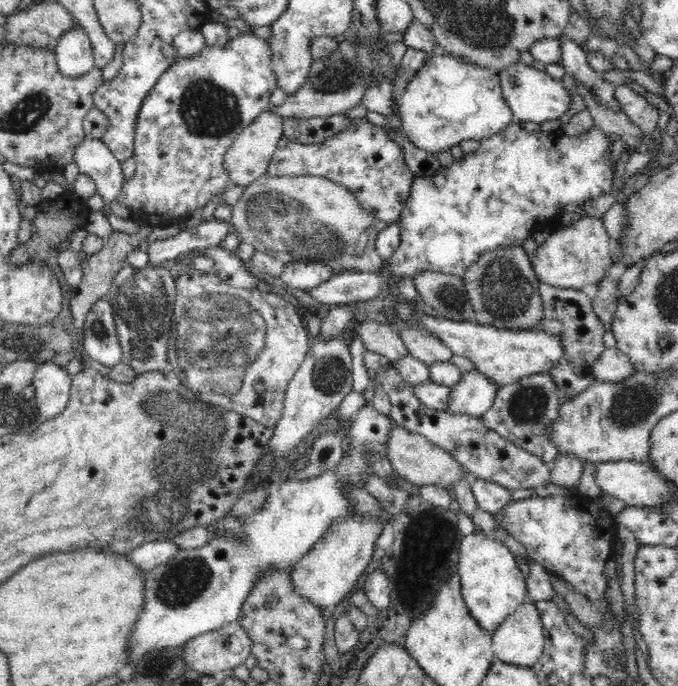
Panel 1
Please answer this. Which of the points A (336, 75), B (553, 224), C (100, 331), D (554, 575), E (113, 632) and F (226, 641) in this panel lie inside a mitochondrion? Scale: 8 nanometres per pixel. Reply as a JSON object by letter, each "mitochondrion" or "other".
{"A":"mitochondrion","B":"other","C":"mitochondrion","D":"other","E":"other","F":"mitochondrion"}

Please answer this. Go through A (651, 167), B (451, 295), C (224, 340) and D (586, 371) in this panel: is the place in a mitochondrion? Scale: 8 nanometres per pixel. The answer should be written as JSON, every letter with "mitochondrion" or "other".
{"A":"other","B":"mitochondrion","C":"mitochondrion","D":"other"}

